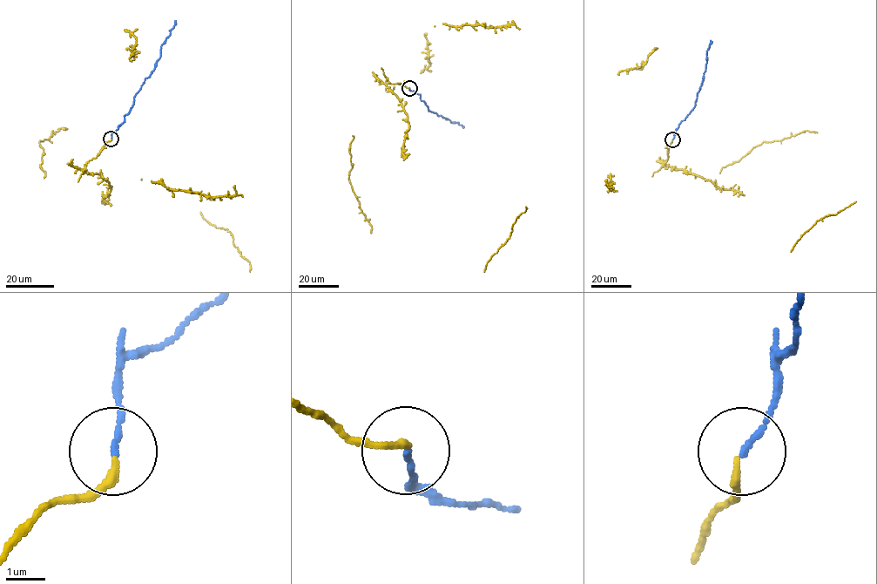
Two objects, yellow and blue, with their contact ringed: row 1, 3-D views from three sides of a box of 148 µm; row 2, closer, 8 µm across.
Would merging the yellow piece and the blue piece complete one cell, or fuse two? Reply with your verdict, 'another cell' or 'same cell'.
same cell

